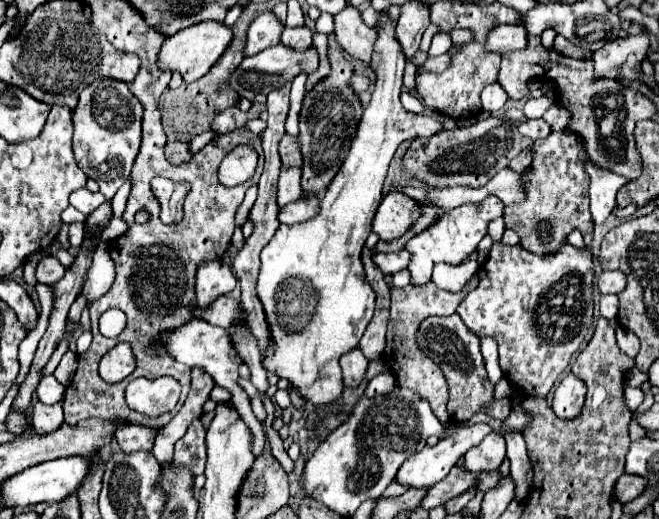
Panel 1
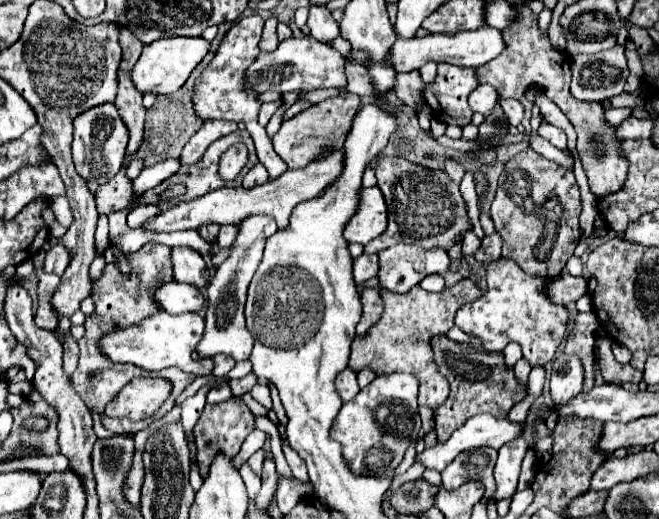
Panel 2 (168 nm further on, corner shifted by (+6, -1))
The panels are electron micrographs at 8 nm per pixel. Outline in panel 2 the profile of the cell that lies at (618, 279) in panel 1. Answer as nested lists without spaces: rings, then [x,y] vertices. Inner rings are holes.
[[[568,272],[560,278],[556,278],[552,284],[546,284],[544,292],[552,296],[554,304],[570,304],[576,302],[580,296],[586,294],[588,282],[584,278],[574,278]]]

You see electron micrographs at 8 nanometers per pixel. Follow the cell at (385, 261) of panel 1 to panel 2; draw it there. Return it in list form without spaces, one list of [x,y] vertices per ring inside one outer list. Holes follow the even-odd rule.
[[[362,254],[354,260],[354,282],[362,284],[378,274],[378,258],[374,254]]]

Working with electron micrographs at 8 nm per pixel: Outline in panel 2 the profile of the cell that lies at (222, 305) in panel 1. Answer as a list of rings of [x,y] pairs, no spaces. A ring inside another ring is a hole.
[[[176,280],[158,286],[154,292],[154,300],[160,306],[160,310],[170,314],[198,312],[200,308],[204,308],[204,302],[206,302],[196,286],[178,284]]]

